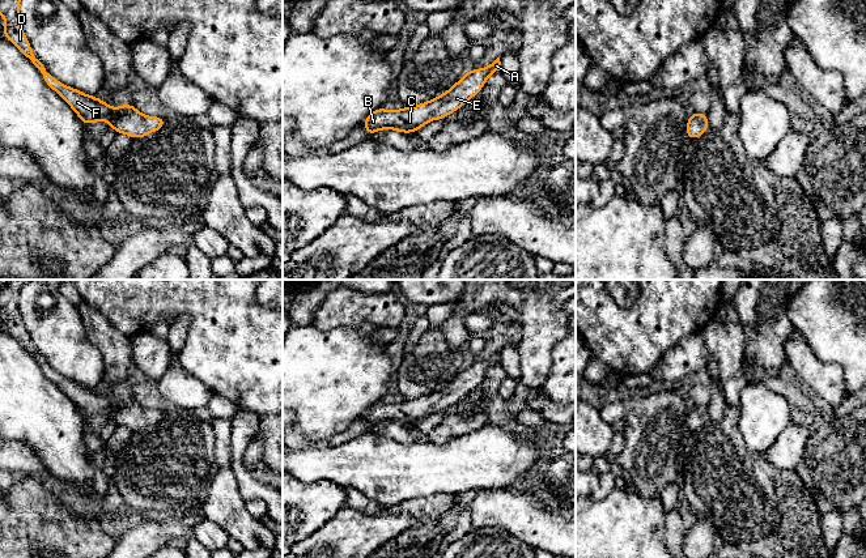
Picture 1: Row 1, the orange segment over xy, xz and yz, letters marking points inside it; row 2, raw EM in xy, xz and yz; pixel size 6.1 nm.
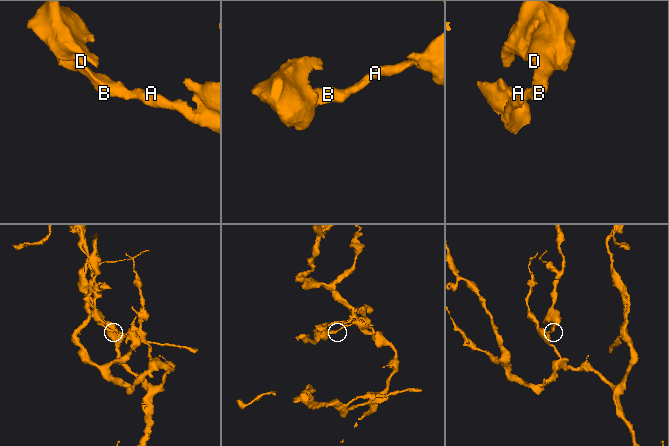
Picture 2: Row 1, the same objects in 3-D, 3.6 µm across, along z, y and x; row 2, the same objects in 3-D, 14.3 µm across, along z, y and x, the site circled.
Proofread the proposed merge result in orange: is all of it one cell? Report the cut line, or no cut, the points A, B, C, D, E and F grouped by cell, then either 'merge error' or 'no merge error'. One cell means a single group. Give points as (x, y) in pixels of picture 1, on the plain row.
no cut | A B C D E F | no merge error

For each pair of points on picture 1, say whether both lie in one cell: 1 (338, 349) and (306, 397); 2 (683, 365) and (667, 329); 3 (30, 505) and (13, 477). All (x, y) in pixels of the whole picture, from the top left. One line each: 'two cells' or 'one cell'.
1: one cell
2: two cells
3: two cells

